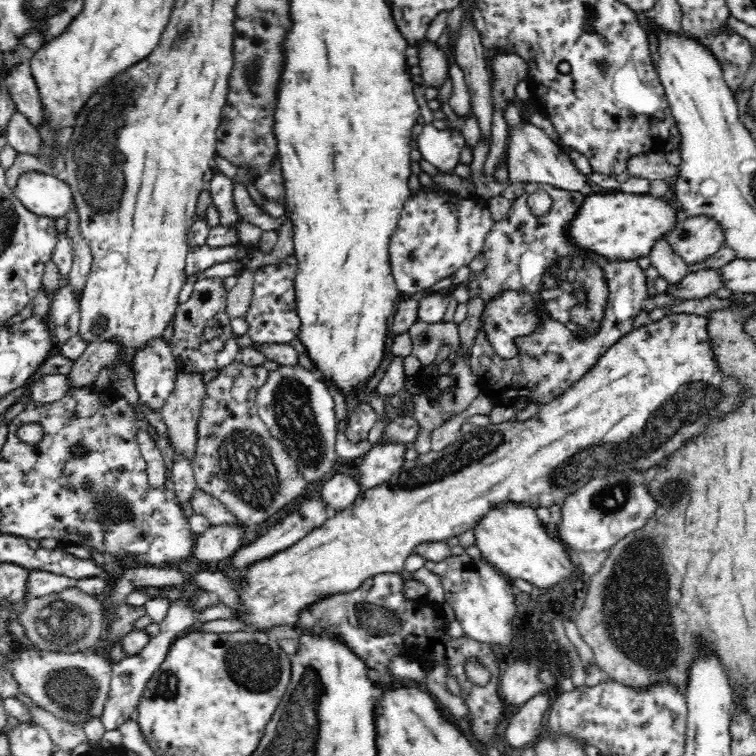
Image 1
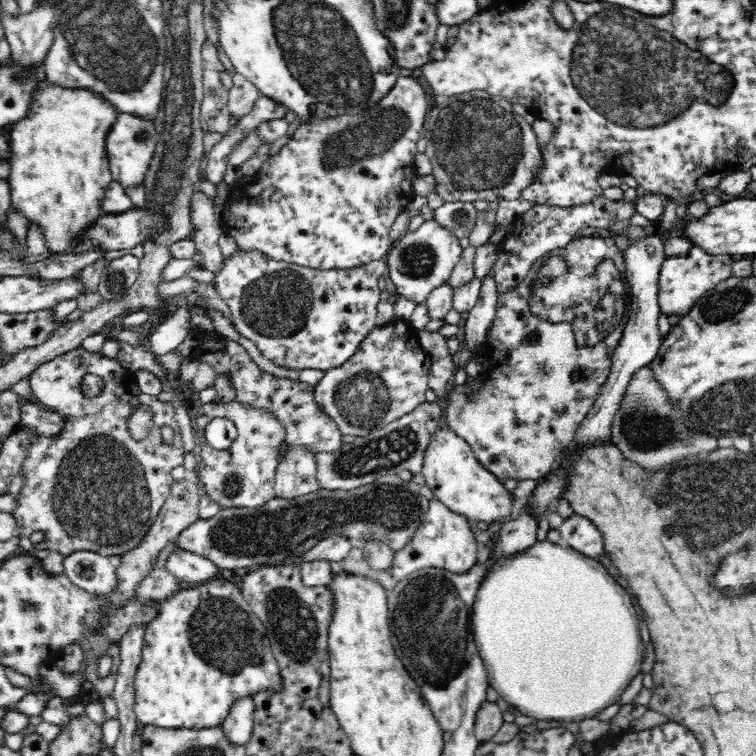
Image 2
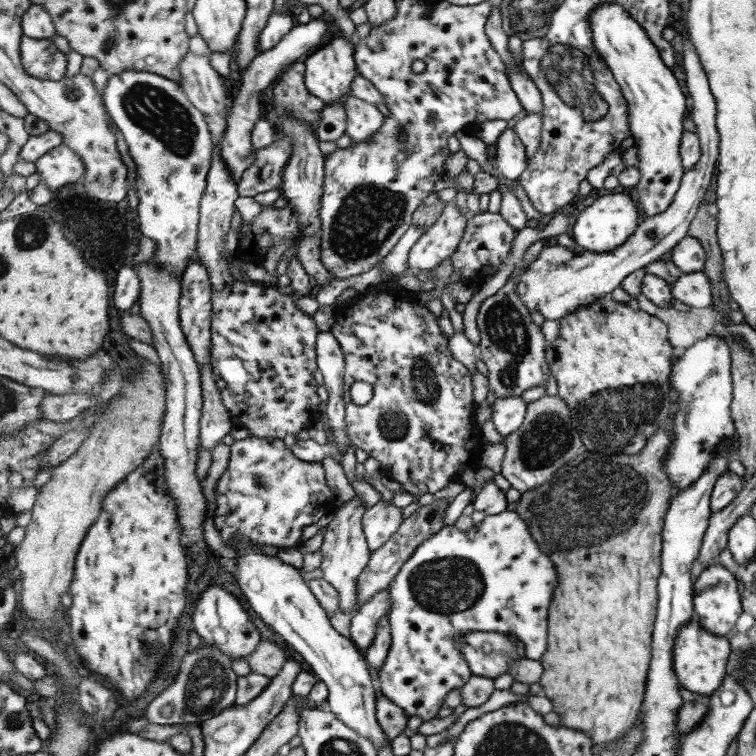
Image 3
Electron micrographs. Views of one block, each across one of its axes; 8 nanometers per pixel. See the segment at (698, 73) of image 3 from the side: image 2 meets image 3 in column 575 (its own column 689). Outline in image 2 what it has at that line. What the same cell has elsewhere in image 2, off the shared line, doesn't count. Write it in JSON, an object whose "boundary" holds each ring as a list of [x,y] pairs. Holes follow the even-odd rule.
{"boundary":[[[692,245],[684,256],[670,256],[662,264],[657,282],[657,299],[660,312],[671,316],[686,316],[697,300],[716,285],[732,277],[732,264],[735,257],[730,255],[712,255],[698,245]]]}

